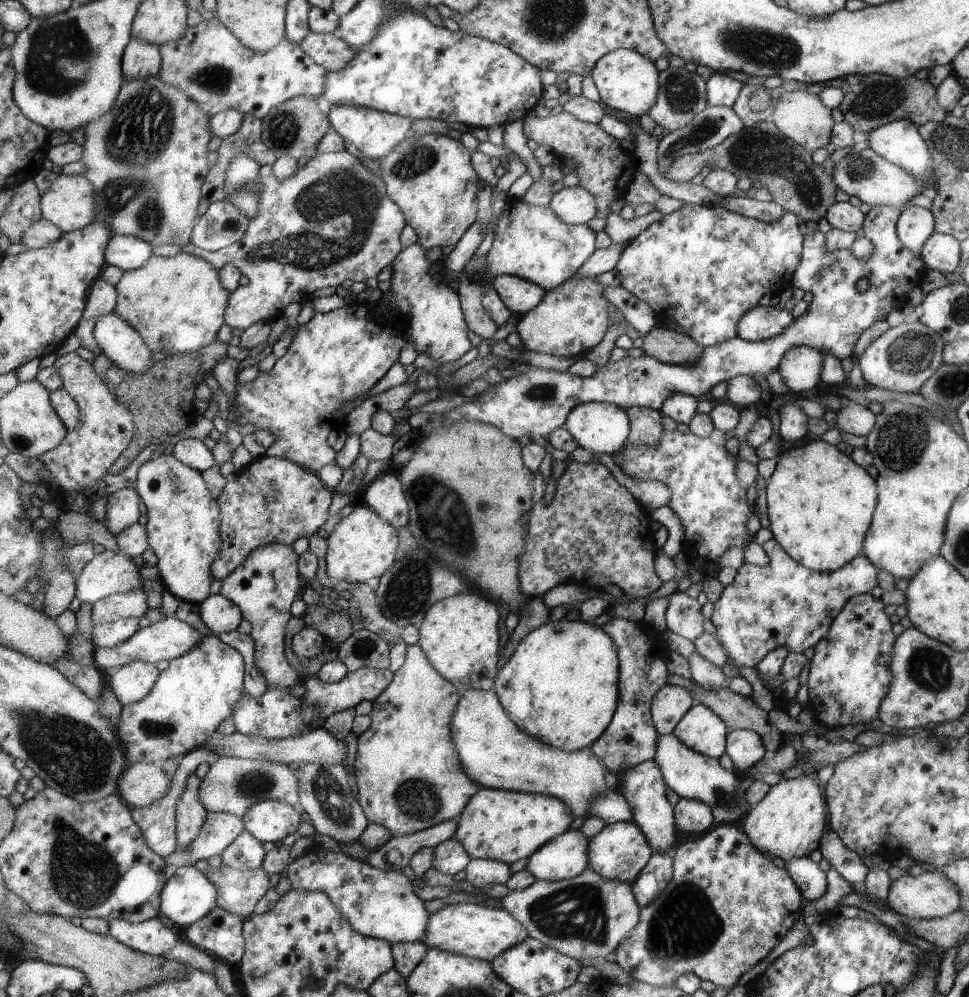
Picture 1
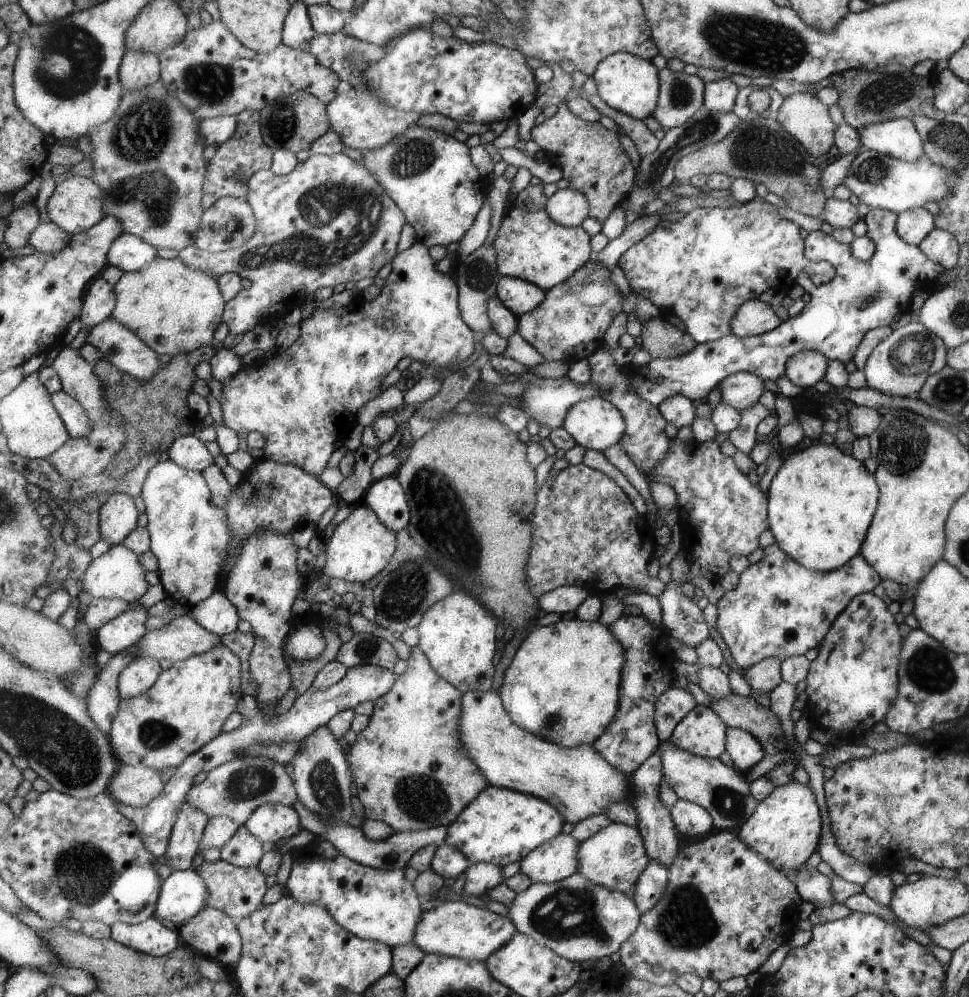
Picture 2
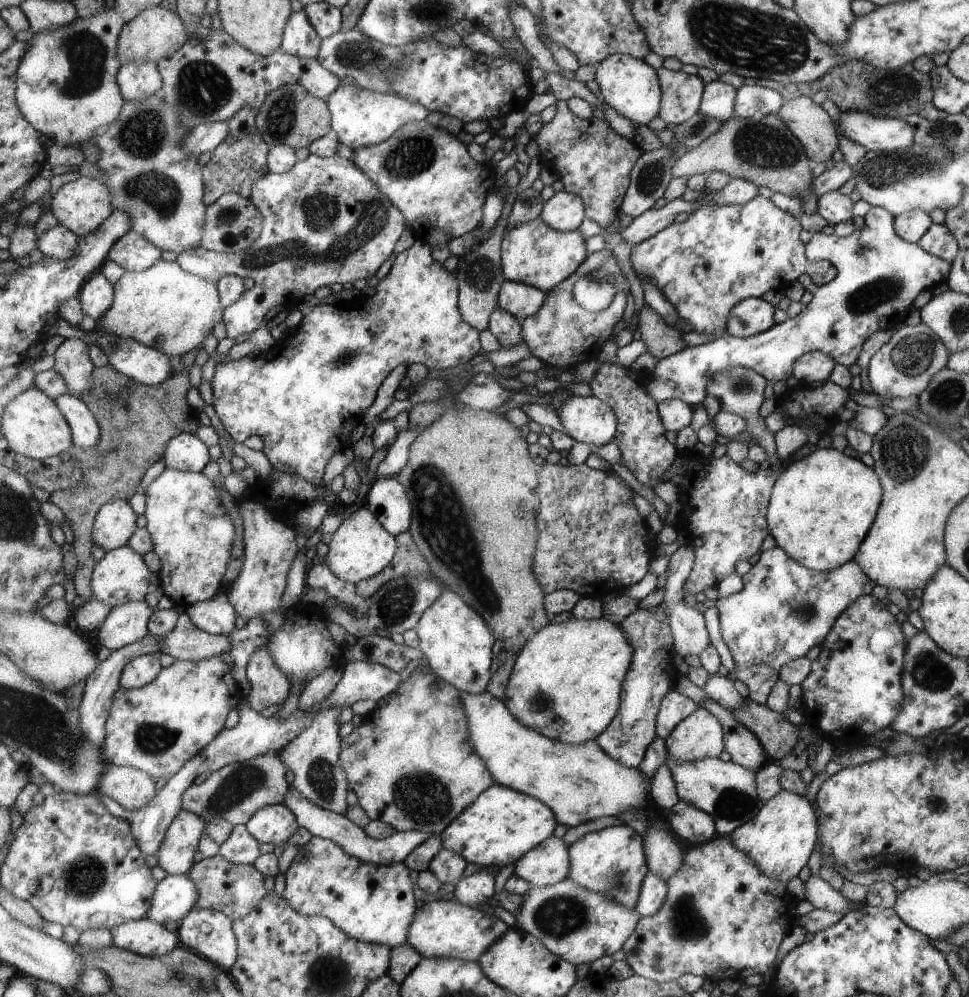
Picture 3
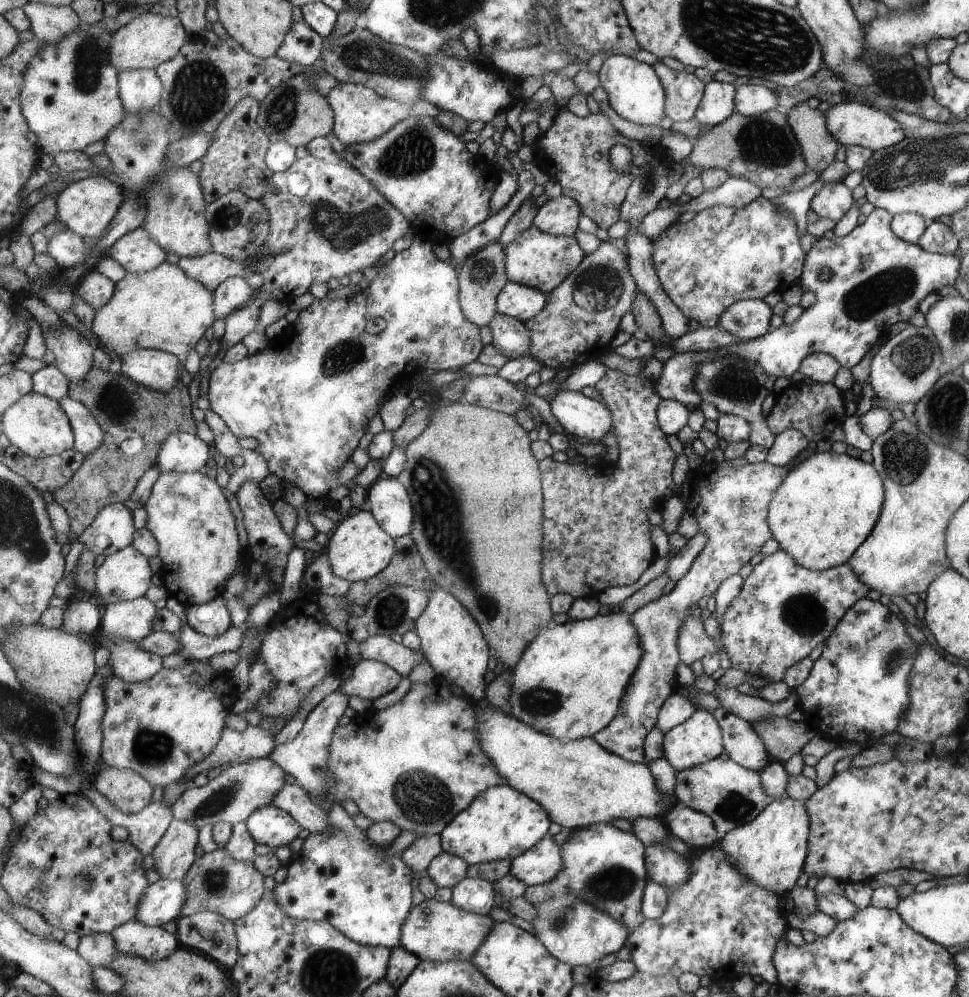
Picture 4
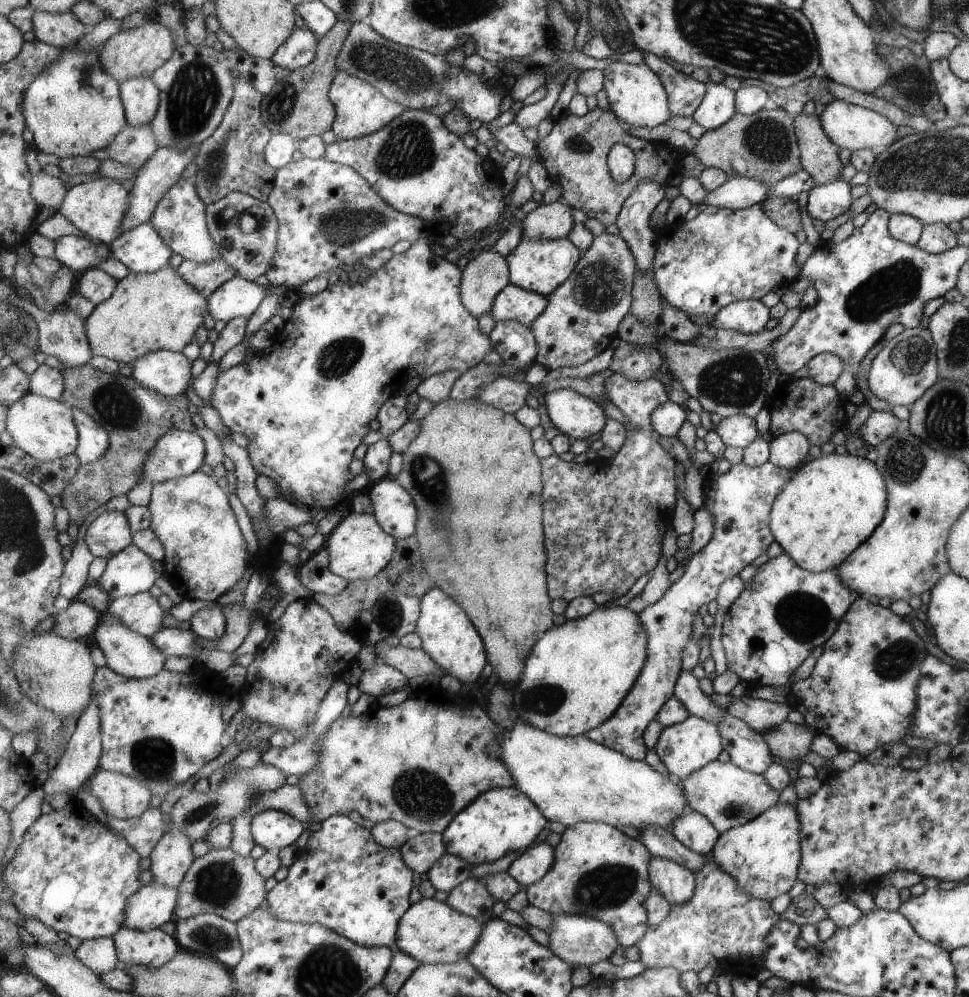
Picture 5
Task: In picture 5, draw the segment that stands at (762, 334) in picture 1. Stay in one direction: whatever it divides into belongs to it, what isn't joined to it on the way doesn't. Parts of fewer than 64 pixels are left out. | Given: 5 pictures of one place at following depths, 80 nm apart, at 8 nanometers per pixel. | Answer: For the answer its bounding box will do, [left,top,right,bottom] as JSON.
[708,299,769,334]

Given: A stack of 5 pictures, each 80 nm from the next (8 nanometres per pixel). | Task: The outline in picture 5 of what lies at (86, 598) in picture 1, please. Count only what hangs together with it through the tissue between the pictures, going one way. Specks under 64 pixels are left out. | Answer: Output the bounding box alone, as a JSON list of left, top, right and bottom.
[97,543,159,601]

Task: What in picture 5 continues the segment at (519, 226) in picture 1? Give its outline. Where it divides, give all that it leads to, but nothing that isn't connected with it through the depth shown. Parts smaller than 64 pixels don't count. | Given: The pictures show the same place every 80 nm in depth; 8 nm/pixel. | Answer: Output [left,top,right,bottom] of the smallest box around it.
[506,237,584,297]

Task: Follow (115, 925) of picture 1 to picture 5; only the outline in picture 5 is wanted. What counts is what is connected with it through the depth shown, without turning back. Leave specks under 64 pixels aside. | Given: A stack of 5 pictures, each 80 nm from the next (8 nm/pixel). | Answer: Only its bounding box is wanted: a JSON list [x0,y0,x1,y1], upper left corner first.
[112,927,182,968]

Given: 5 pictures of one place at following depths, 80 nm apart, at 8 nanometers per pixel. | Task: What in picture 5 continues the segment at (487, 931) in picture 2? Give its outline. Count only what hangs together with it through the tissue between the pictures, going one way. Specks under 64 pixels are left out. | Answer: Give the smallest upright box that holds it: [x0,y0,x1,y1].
[395,898,484,963]

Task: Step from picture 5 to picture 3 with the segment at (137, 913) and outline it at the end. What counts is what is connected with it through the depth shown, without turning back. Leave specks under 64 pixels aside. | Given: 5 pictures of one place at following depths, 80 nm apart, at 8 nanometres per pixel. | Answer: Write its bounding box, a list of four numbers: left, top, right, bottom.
[144,875,201,924]

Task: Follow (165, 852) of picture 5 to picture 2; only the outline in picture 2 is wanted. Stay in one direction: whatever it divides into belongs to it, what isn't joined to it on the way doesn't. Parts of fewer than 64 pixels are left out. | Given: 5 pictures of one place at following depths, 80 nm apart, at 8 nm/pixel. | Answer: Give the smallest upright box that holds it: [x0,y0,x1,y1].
[162,801,210,871]

